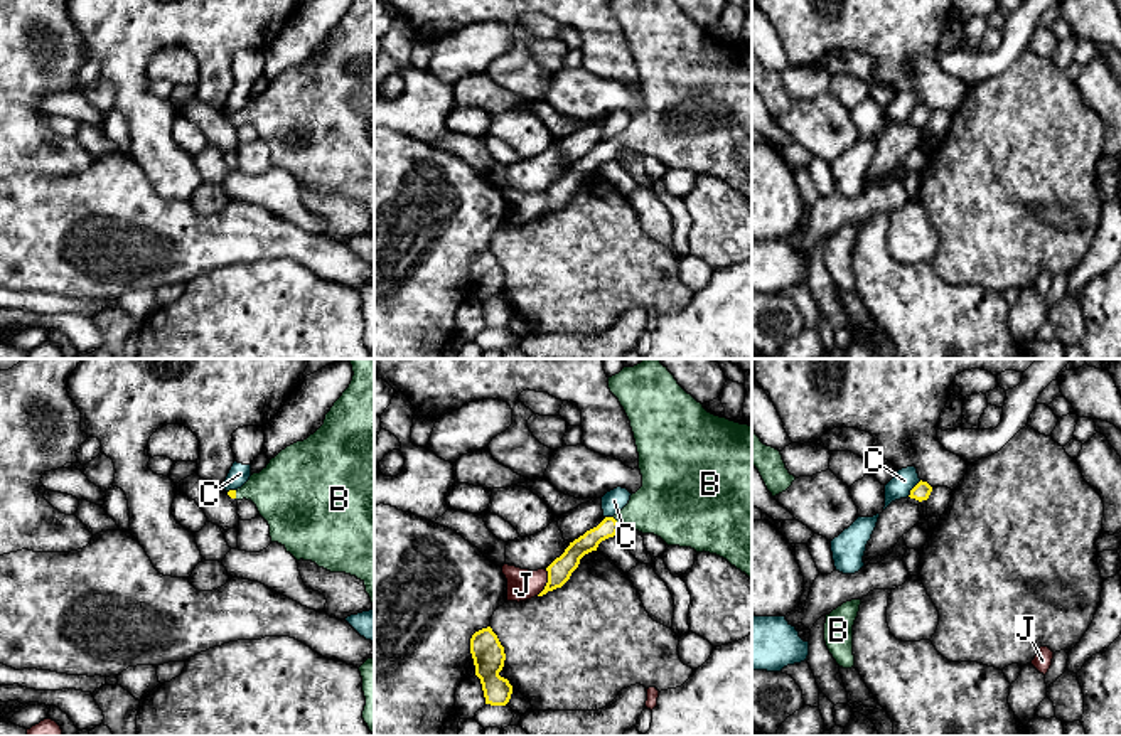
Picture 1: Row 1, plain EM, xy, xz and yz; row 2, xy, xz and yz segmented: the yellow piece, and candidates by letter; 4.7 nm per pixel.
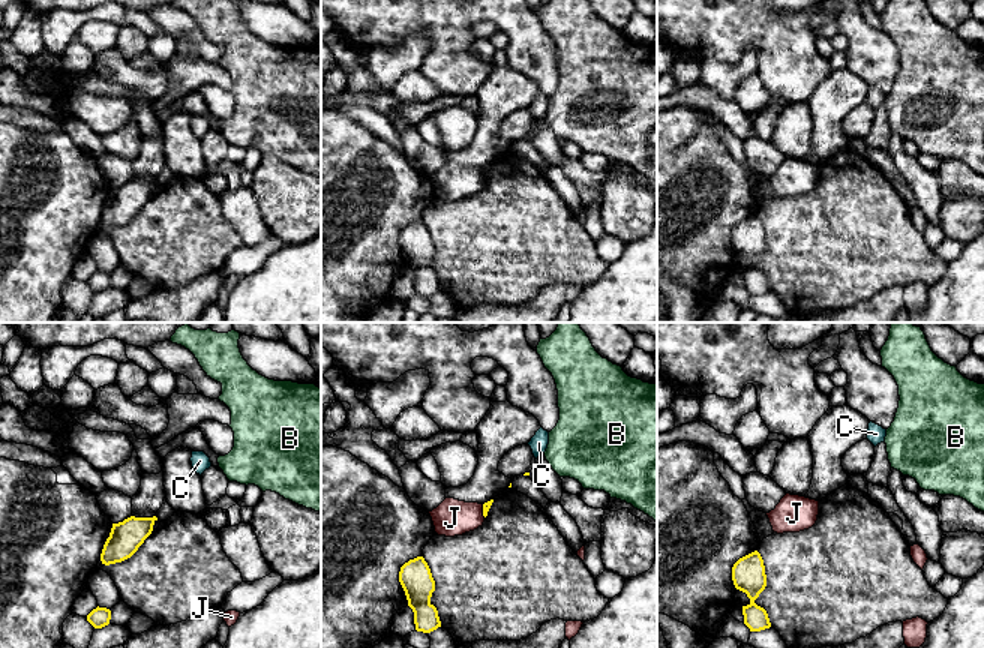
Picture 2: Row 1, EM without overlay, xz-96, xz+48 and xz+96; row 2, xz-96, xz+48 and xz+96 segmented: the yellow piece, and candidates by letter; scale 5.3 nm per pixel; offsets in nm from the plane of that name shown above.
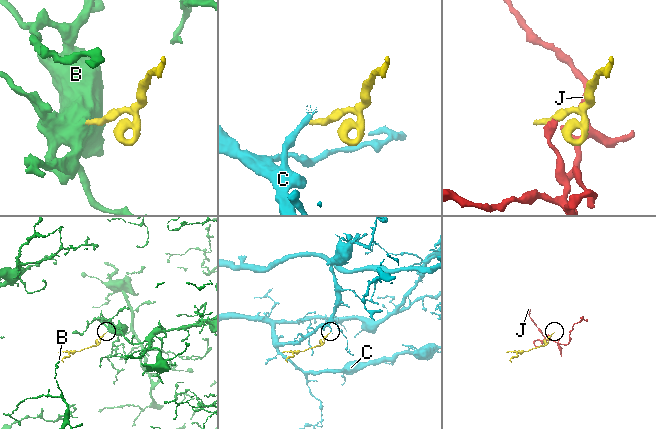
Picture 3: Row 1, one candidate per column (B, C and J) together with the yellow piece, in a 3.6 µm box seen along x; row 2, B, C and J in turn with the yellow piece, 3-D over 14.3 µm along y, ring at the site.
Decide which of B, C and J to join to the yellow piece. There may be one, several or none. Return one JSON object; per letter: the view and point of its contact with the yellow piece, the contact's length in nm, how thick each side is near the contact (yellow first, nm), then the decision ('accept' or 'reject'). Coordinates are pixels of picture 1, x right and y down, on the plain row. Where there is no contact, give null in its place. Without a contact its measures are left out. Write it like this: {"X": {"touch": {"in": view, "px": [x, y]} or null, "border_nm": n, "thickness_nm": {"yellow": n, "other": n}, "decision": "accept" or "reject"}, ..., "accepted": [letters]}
{"B": {"touch": {"in": "xz", "px": [616, 145]}, "border_nm": 60, "thickness_nm": {"yellow": 90, "other": 300}, "decision": "accept"}, "C": {"touch": {"in": "yz", "px": [912, 112]}, "border_nm": 100, "thickness_nm": {"yellow": 80, "other": 110}, "decision": "reject"}, "J": {"touch": {"in": "xz", "px": [547, 206]}, "border_nm": 140, "thickness_nm": {"yellow": 110, "other": 150}, "decision": "reject"}, "accepted": ["B"]}

